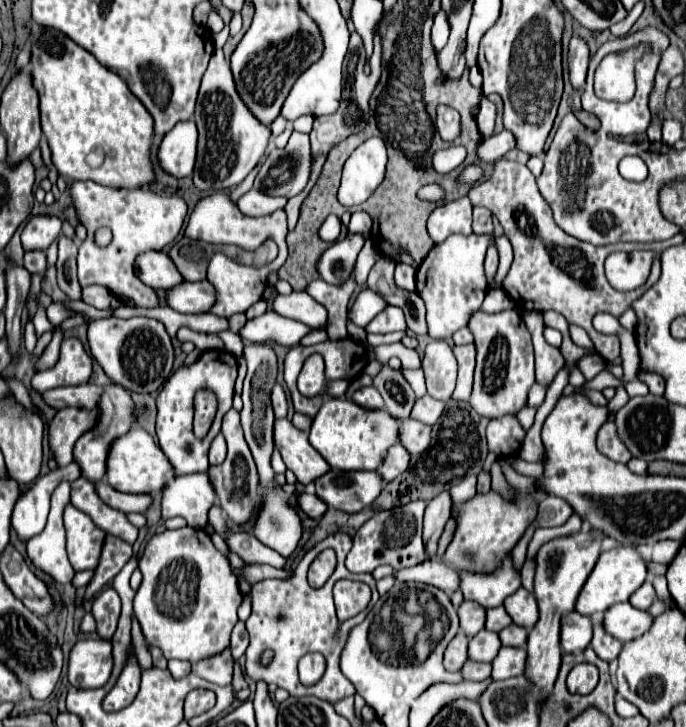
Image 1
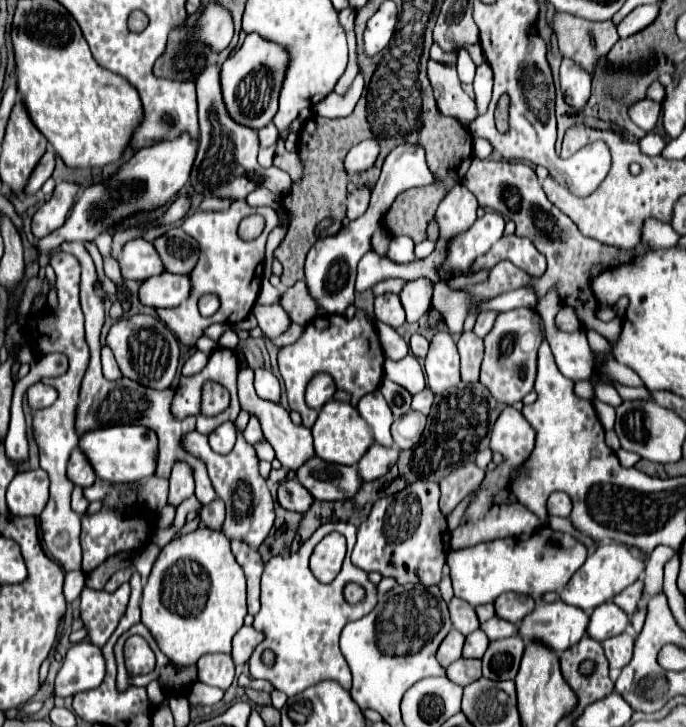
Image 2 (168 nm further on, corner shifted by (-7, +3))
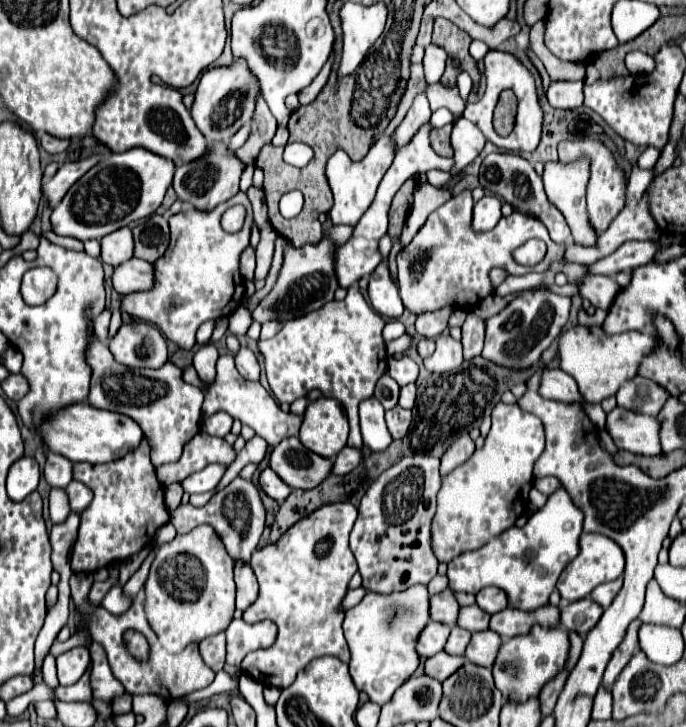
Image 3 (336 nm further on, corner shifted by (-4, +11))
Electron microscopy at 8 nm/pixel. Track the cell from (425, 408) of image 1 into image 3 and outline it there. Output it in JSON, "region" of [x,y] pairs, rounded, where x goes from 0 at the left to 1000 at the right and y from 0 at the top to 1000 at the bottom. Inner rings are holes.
{"region":[[[593,528],[593,531],[585,534],[582,558],[587,558],[587,561],[602,561],[602,558],[605,558],[605,547],[608,547],[608,531],[605,531],[605,528]]]}

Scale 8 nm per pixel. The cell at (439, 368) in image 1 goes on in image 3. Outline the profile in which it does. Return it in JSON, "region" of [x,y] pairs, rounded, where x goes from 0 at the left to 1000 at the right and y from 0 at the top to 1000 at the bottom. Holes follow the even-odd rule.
{"region":[[[652,457],[643,459],[637,468],[637,479],[634,484],[617,495],[620,506],[625,512],[634,512],[634,514],[649,514],[649,512],[657,512],[657,509],[666,509],[675,498],[675,487],[672,487],[672,470],[660,468]]]}

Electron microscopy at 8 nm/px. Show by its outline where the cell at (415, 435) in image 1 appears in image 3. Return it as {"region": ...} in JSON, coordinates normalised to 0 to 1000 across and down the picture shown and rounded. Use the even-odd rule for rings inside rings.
{"region":[[[570,561],[561,567],[561,578],[564,578],[564,586],[567,586],[567,594],[573,602],[587,602],[599,586],[599,564],[590,564],[590,561]]]}

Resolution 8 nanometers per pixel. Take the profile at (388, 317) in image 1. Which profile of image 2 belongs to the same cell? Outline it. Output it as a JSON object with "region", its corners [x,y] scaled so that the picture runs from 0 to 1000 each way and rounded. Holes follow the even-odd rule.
{"region":[[[557,404],[545,413],[545,435],[551,443],[560,443],[571,451],[583,451],[592,437],[589,437],[589,424],[583,418],[580,404]]]}

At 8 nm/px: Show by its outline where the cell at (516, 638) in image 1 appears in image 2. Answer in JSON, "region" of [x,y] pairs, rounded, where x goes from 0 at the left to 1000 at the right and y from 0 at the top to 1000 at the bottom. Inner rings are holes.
{"region":[[[723,847],[717,853],[700,858],[700,867],[706,867],[706,872],[714,880],[729,880],[729,878],[741,878],[741,875],[755,872],[755,869],[749,869],[749,864],[752,864],[752,858],[741,858],[738,853],[723,850]]]}

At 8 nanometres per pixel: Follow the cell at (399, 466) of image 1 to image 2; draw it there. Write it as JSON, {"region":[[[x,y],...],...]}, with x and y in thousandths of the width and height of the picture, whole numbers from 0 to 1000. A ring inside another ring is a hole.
{"region":[[[542,611],[519,638],[522,655],[531,663],[539,663],[539,660],[548,660],[551,655],[560,655],[569,646],[569,641],[580,633],[580,622],[583,619],[574,613],[563,616],[554,611]]]}

